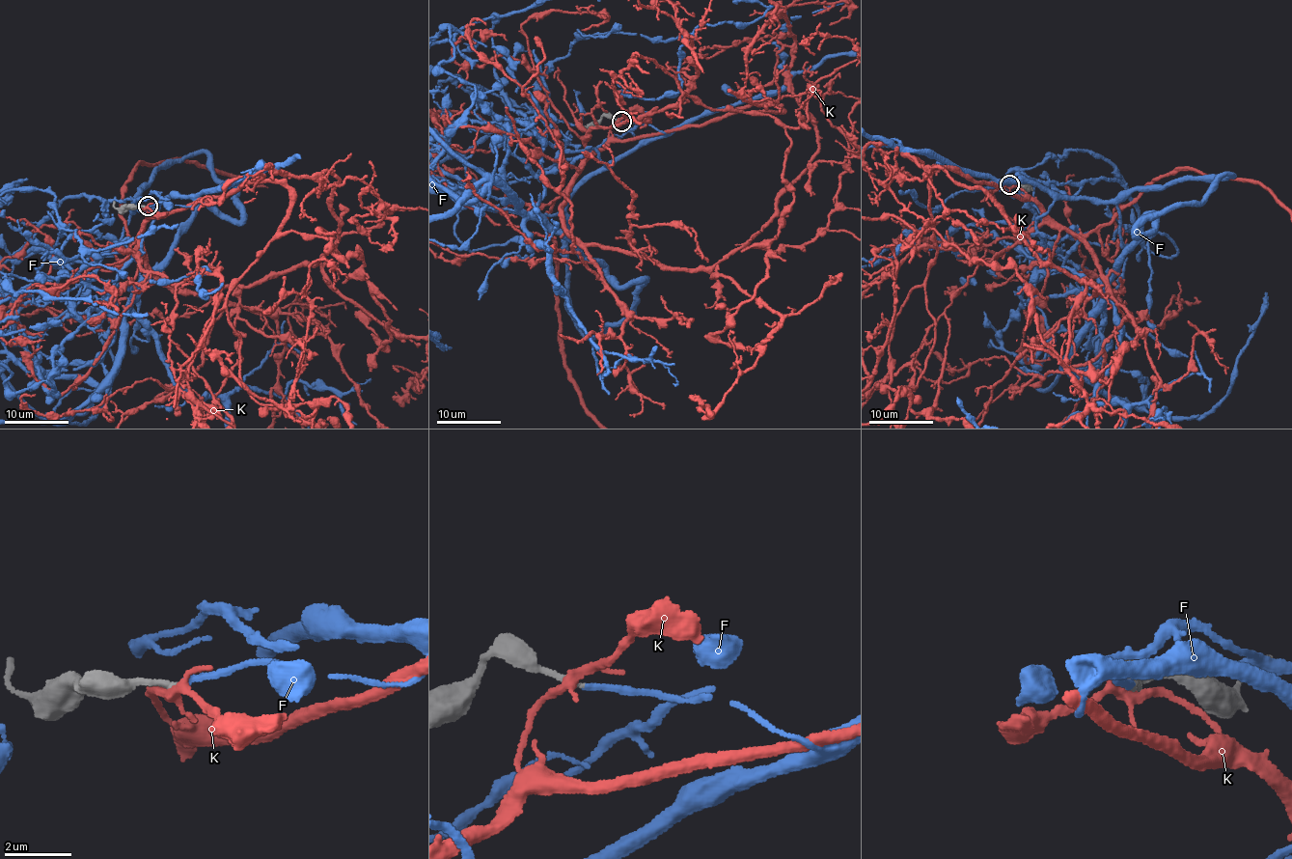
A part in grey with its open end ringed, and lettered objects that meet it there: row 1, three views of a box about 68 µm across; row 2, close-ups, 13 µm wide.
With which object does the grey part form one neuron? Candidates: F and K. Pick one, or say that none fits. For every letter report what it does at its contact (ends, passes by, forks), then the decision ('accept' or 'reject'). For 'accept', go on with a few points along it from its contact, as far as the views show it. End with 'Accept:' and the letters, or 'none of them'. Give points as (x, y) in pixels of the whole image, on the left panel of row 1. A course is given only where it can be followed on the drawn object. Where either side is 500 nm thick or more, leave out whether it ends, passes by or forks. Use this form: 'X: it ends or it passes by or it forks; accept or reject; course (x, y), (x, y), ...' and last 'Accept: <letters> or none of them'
F: it ends; accept
K: it forks; reject
Accept: F

